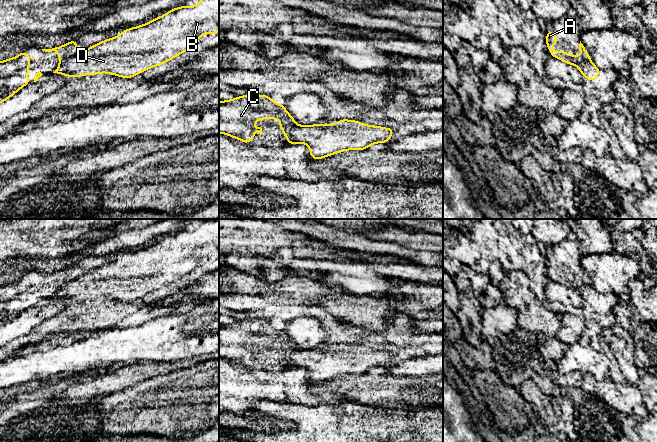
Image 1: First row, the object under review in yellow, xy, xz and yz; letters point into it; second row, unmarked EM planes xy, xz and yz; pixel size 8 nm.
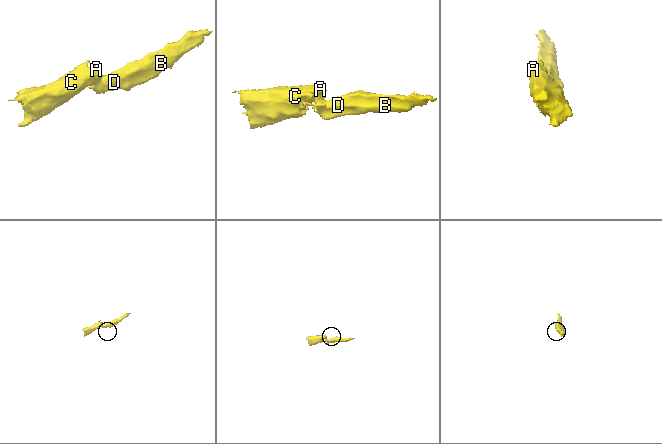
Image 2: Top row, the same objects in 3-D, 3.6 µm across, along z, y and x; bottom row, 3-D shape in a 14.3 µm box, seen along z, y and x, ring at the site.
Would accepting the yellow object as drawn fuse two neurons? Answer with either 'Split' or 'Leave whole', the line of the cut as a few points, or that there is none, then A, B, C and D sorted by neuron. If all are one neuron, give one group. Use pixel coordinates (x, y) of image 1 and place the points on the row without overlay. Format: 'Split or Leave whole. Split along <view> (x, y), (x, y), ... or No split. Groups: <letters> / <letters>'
Split. Split along xy (74, 278), (59, 289). Groups: A C / B D

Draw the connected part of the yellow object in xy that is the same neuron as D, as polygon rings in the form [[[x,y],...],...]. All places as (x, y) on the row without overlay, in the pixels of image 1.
[[[219,219],[205,220],[197,229],[169,234],[143,249],[128,252],[118,260],[106,263],[69,282],[53,296],[70,301],[108,297],[133,302],[149,292],[165,288],[190,274],[203,258],[219,256]]]

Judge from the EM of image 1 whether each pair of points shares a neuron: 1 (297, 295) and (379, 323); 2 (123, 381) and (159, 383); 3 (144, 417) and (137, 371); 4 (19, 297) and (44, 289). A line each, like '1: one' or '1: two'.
1: one
2: two
3: two
4: one

